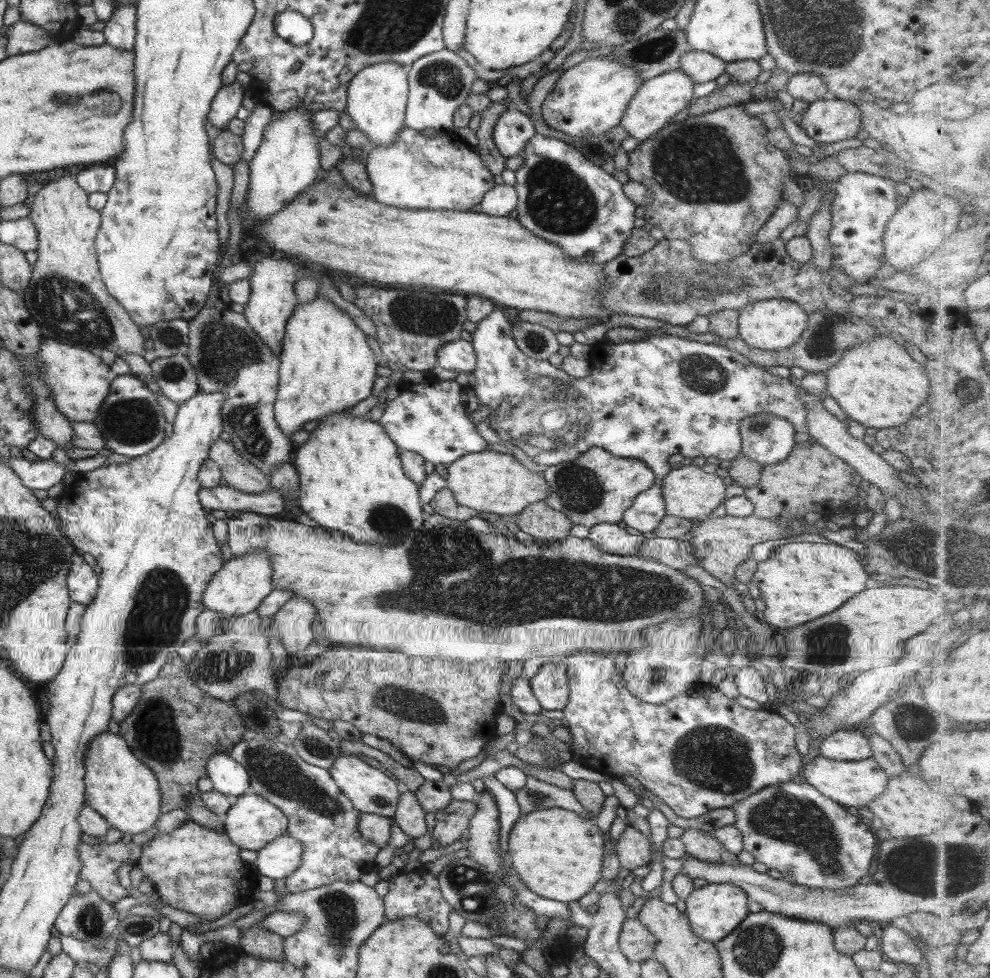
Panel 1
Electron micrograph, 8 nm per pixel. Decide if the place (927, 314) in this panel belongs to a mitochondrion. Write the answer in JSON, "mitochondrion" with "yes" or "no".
{"mitochondrion":"no"}

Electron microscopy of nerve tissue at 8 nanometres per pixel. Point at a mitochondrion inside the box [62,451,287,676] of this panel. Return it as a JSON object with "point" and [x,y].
{"point":[155,622]}

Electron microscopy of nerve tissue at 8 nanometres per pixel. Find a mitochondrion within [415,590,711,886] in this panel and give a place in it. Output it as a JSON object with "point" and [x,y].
{"point":[656,677]}

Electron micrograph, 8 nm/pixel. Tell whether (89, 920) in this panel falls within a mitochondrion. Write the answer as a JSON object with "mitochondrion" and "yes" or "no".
{"mitochondrion":"yes"}

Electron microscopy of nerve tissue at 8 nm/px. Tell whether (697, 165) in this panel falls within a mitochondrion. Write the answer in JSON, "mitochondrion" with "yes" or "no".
{"mitochondrion":"yes"}

